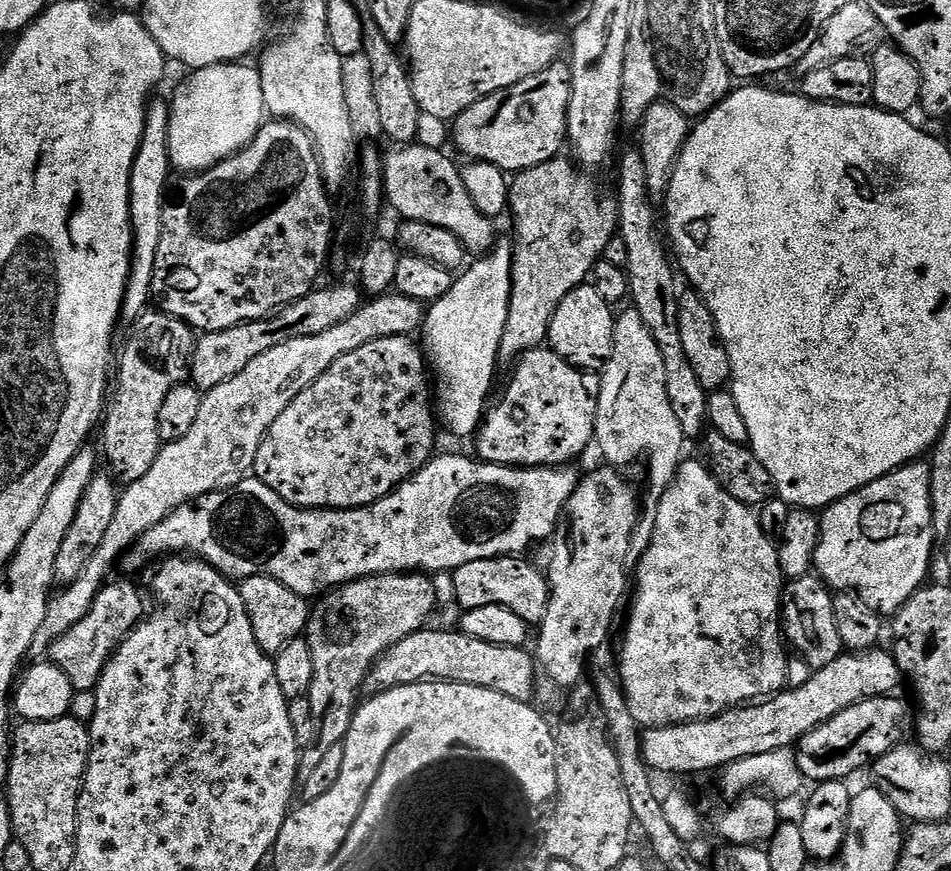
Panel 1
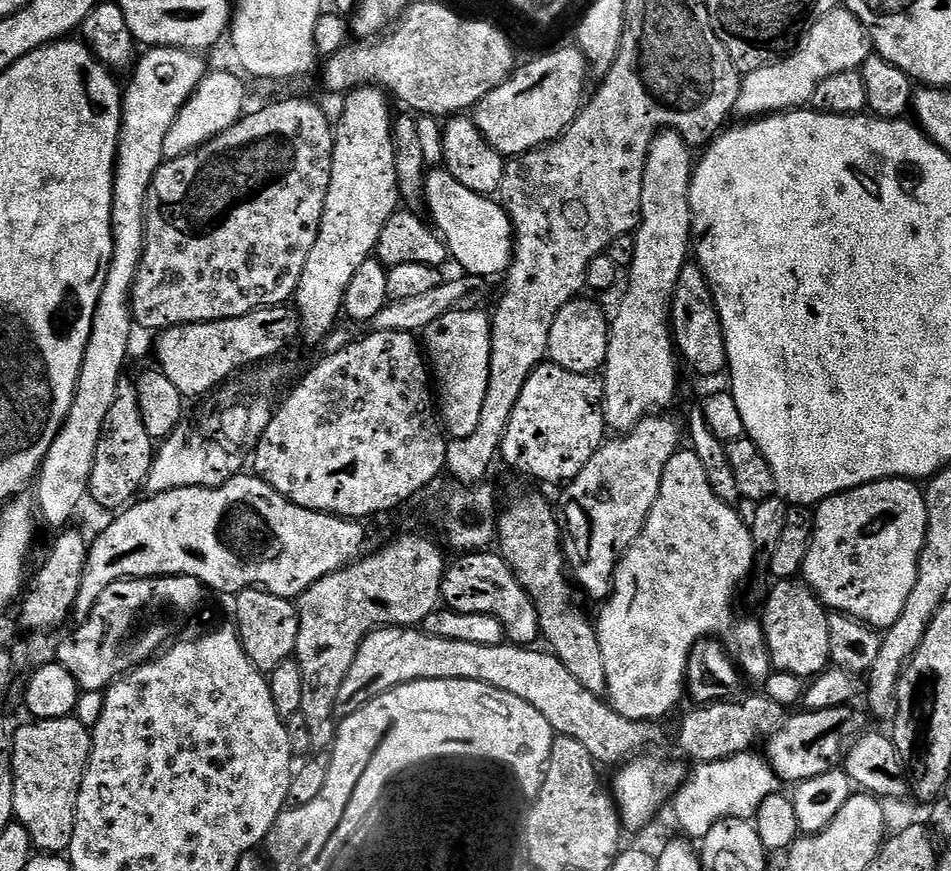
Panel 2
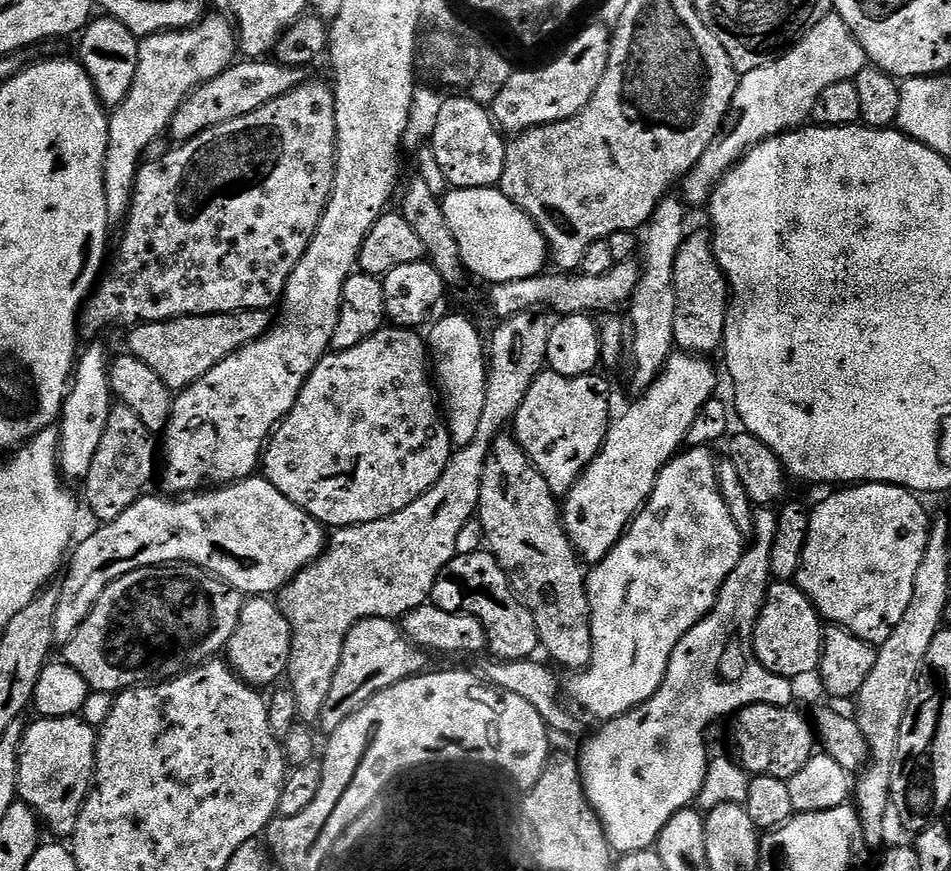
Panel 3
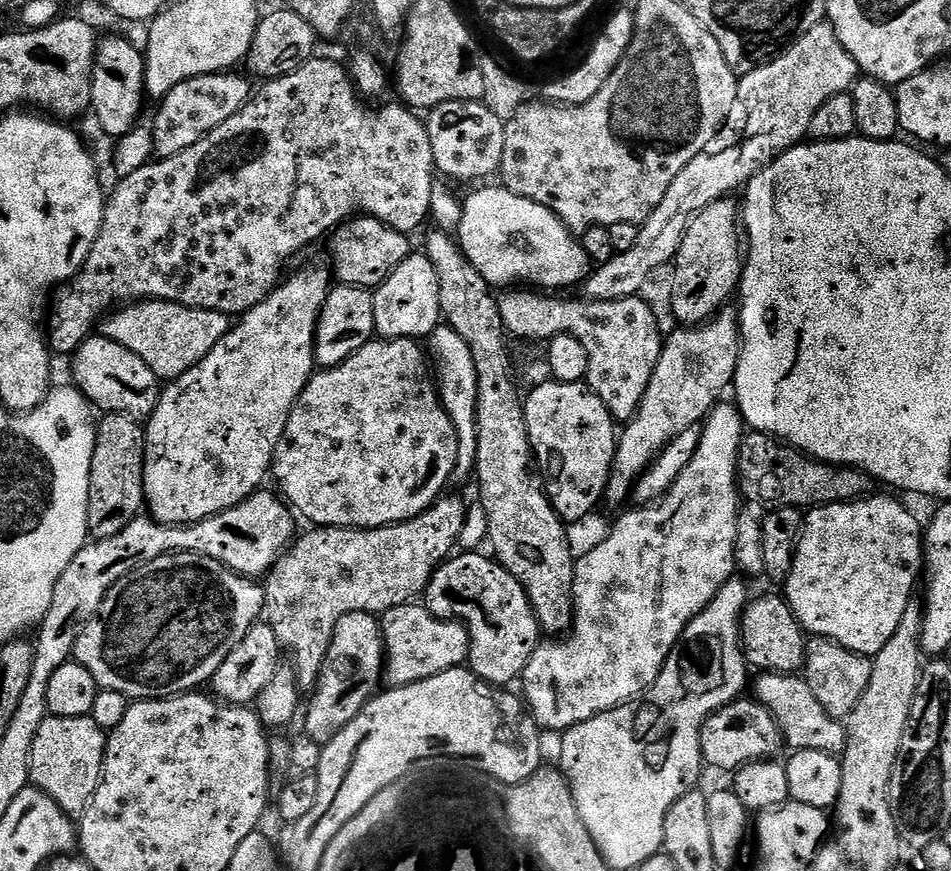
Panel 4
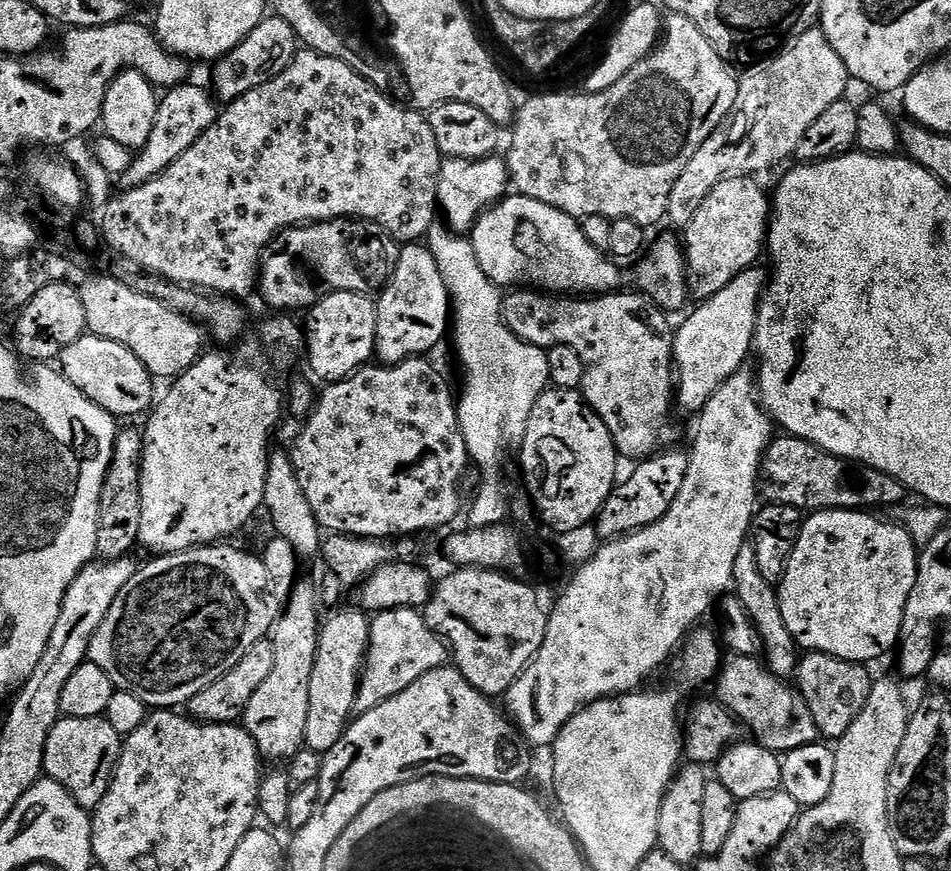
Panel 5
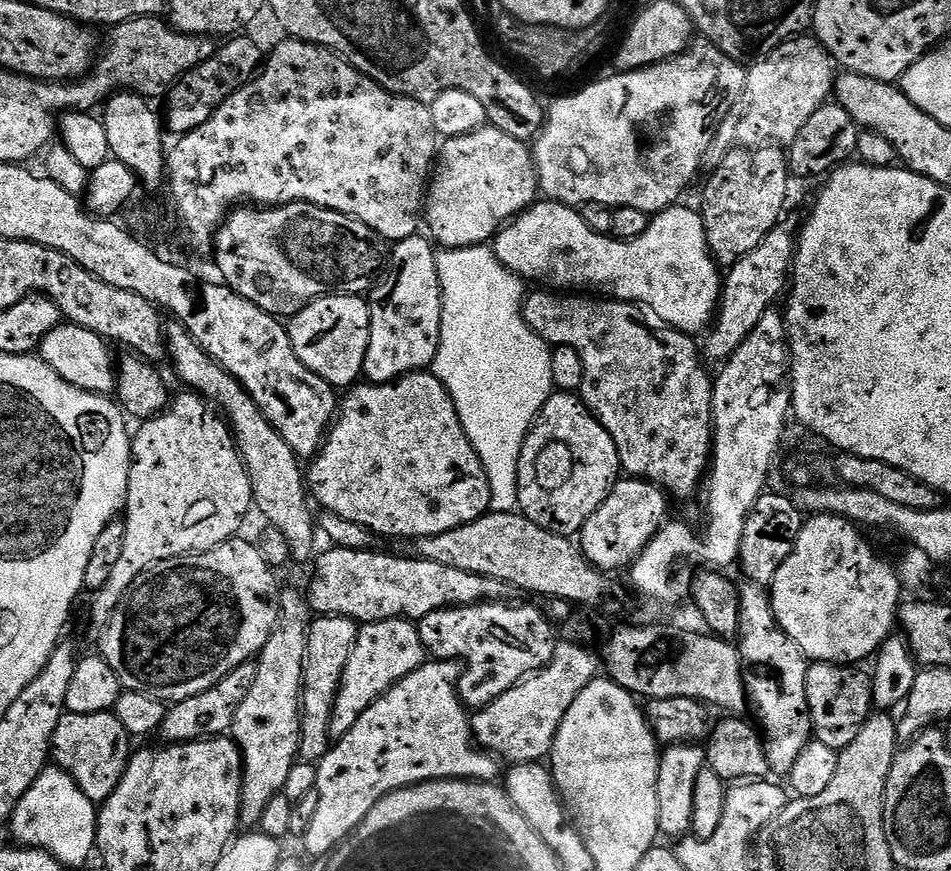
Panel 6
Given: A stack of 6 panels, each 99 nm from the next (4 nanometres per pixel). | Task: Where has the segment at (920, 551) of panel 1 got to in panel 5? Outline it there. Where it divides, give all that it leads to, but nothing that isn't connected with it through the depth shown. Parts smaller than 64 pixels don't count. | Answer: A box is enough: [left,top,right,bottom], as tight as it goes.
[778,508,918,665]

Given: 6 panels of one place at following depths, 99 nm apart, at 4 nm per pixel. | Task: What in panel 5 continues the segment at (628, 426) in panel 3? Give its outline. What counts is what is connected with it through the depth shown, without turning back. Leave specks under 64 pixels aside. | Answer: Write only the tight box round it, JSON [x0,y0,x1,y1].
[672,266,766,410]

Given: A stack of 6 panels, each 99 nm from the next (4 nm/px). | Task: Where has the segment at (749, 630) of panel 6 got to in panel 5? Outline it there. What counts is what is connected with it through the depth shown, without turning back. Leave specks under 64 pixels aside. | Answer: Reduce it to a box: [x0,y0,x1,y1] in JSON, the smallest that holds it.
[732,542,798,677]

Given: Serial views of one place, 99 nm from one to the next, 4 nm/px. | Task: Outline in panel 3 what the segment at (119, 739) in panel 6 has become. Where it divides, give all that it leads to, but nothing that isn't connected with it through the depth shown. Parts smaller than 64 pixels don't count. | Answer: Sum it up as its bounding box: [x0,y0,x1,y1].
[18,716,98,838]

